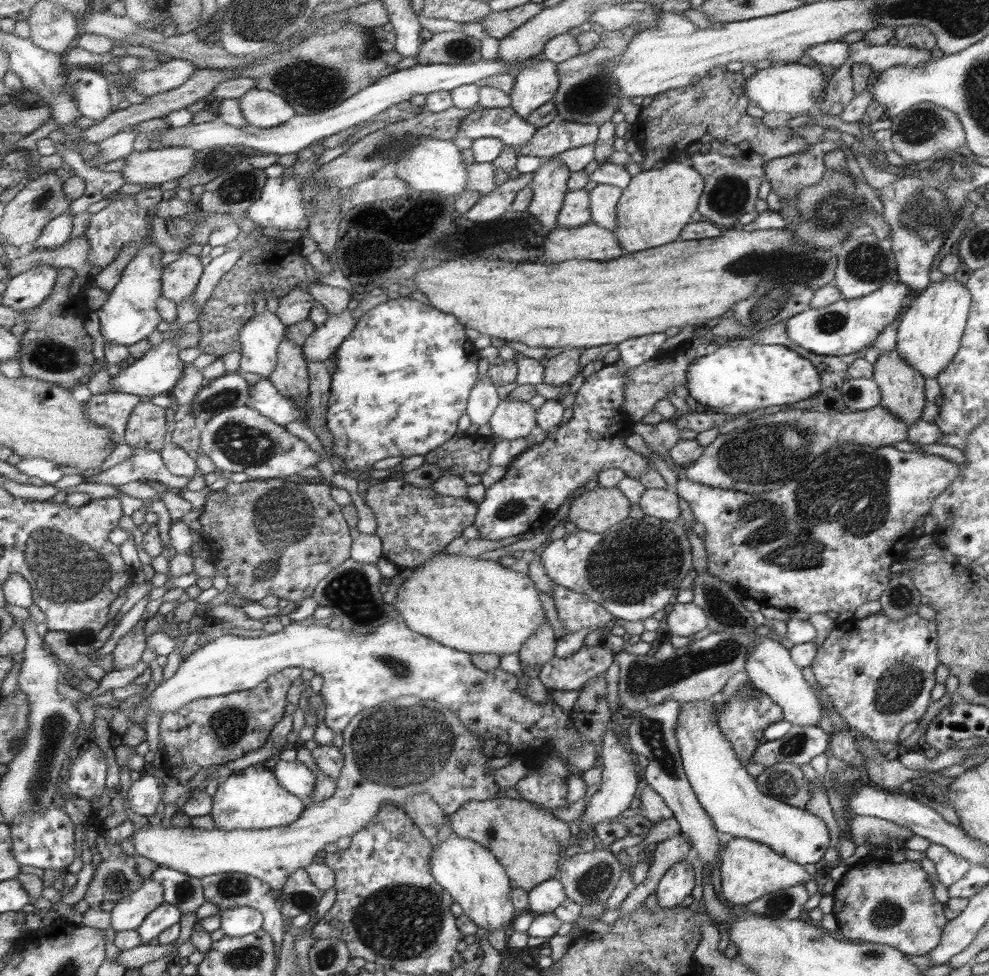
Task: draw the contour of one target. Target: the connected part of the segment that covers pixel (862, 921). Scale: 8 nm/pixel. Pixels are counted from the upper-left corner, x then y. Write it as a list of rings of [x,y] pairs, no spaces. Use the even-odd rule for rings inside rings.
[[[867,855],[859,862],[849,865],[831,896],[834,899],[831,913],[837,920],[838,933],[842,938],[855,943],[888,944],[906,955],[924,956],[938,947],[940,938],[943,938],[944,926],[949,921],[944,915],[944,906],[934,898],[934,888],[928,880],[928,874],[920,868],[919,861],[894,862],[888,856]]]

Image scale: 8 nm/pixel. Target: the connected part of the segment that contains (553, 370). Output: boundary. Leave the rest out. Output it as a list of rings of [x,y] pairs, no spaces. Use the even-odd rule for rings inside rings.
[[[572,347],[550,357],[544,368],[544,380],[542,382],[554,384],[554,386],[561,385],[566,388],[568,380],[574,378],[582,370],[580,367],[581,353],[579,348]]]

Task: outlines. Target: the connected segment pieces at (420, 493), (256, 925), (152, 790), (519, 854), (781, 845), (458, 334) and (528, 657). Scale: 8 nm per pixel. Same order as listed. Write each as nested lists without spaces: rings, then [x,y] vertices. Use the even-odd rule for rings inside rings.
[[[387,479],[369,486],[366,503],[375,514],[376,535],[382,539],[382,554],[398,566],[416,568],[453,540],[462,537],[466,526],[474,524],[478,502],[436,493],[432,487],[412,486],[404,479]]]
[[[239,906],[220,912],[220,930],[225,936],[241,937],[265,928],[263,914],[252,907]]]
[[[144,774],[138,780],[132,782],[128,788],[127,805],[129,813],[140,816],[151,816],[155,814],[162,794],[159,788],[159,776]]]
[[[496,796],[485,801],[469,800],[450,815],[453,834],[488,847],[500,864],[504,865],[512,885],[529,892],[548,878],[555,878],[558,860],[568,848],[570,828],[548,809],[538,808],[536,803],[511,797]]]
[[[694,700],[681,703],[676,738],[687,779],[720,835],[760,841],[800,864],[812,864],[824,858],[824,852],[832,842],[824,820],[808,814],[805,808],[796,808],[766,796],[756,786],[754,778],[748,776],[746,768],[740,764],[734,746],[716,724],[714,702]]]
[[[398,295],[389,296],[383,303],[377,304],[374,308],[361,313],[361,319],[358,319],[356,328],[352,330],[335,350],[336,366],[331,376],[331,387],[329,390],[328,409],[325,413],[325,426],[328,432],[332,432],[332,442],[334,442],[334,454],[341,457],[348,466],[347,470],[350,474],[364,474],[367,475],[372,469],[372,465],[376,464],[378,460],[390,458],[390,456],[402,456],[408,458],[409,456],[424,456],[428,452],[435,450],[448,442],[454,434],[456,434],[456,424],[458,420],[467,414],[466,400],[470,390],[474,388],[476,380],[478,380],[478,350],[474,348],[474,343],[468,340],[462,322],[458,322],[458,317],[452,313],[442,312],[440,309],[434,308],[432,305],[426,305],[420,301],[416,301],[409,297],[401,297]],[[386,326],[390,330],[392,336],[396,338],[386,338]]]
[[[543,622],[535,635],[520,648],[518,656],[524,665],[544,665],[555,658],[554,650],[557,639],[549,622]]]

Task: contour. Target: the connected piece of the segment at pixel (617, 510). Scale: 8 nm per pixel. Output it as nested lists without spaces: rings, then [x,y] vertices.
[[[595,487],[588,491],[584,488],[584,492],[576,496],[576,499],[570,503],[568,510],[568,520],[577,526],[577,529],[601,533],[610,530],[612,526],[622,523],[624,519],[629,517],[630,499],[626,498],[622,491],[616,487]]]

